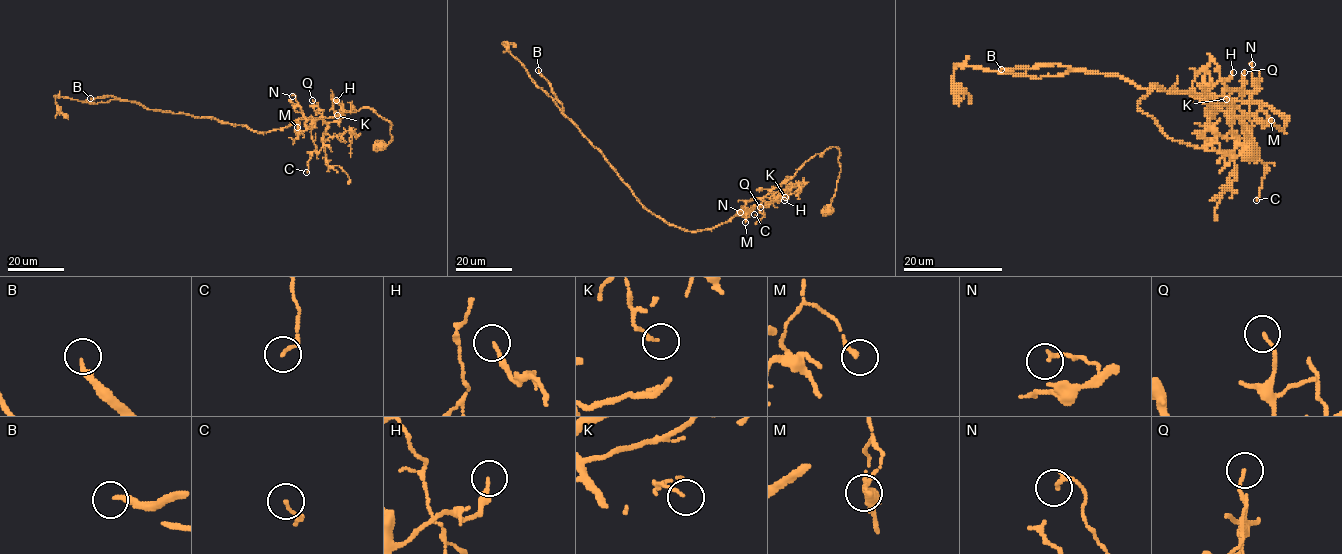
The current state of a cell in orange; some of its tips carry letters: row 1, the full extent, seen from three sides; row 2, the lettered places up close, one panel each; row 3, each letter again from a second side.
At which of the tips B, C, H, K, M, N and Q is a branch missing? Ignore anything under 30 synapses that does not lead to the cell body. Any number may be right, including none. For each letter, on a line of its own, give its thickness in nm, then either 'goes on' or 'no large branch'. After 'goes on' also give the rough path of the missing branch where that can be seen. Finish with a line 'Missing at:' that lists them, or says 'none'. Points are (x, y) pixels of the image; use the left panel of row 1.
B: 220 nm | goes on | (90, 98), (32, 89), (6, 95)
C: 100 nm | no large branch
H: 200 nm | no large branch
K: 110 nm | no large branch
M: 170 nm | no large branch
N: 170 nm | no large branch
Q: 130 nm | no large branch
Missing at: B

